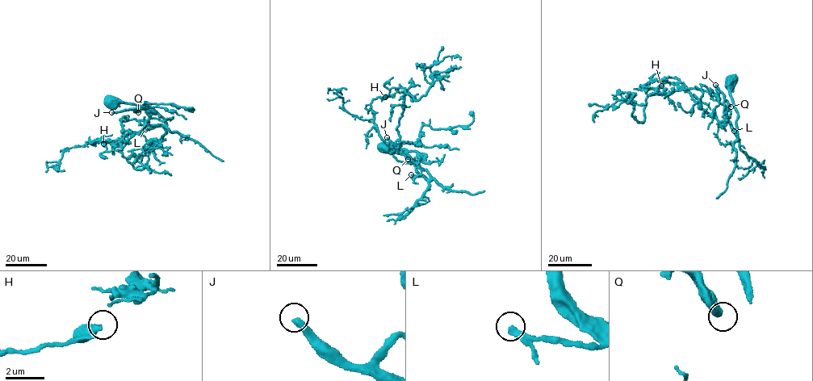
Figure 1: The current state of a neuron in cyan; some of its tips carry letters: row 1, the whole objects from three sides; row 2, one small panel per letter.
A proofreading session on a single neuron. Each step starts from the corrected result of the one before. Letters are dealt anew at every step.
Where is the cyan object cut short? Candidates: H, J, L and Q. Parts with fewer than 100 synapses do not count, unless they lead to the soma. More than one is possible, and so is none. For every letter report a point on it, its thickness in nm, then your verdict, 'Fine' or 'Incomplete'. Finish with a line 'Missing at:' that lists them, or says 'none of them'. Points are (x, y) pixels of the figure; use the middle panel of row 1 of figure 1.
H: Place: (385, 97). Thickness 550 nm. Fine
J: Place: (387, 137). Thickness 360 nm. Incomplete
L: Place: (411, 174). Thickness 280 nm. Fine
Q: Place: (408, 159). Thickness 400 nm. Fine
Missing at: J

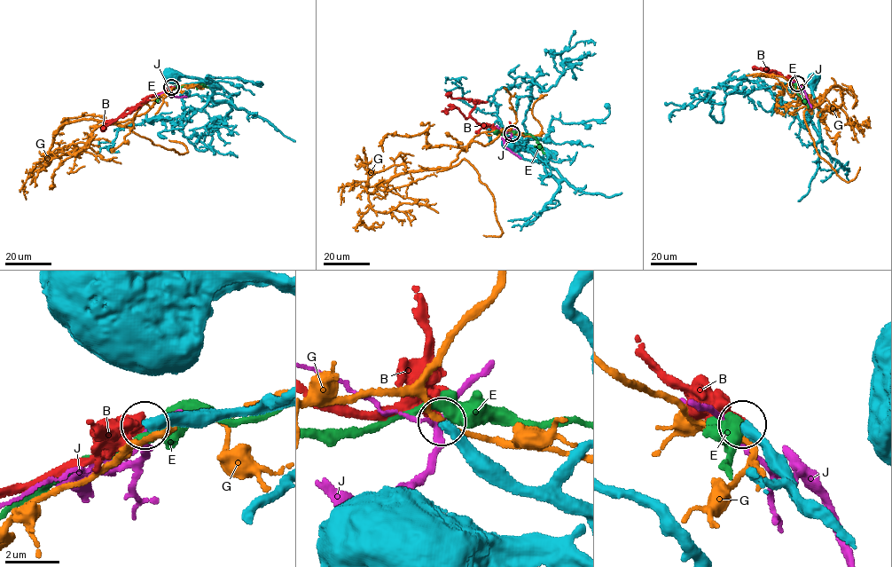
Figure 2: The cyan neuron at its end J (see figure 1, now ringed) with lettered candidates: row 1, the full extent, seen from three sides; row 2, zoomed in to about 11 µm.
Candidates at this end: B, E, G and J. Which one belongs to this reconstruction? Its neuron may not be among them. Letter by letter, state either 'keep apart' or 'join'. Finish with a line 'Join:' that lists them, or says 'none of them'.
B: join
E: keep apart
G: keep apart
J: keep apart
Join: B

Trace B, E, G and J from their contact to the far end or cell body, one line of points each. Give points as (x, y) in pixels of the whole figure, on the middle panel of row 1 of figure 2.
B: (512, 133), (477, 122), (470, 114), (473, 101), (454, 98), (445, 94)
E: (512, 132), (532, 135), (544, 153)
G: (512, 133), (480, 133), (449, 167), (395, 175), (367, 192), (372, 174), (404, 162), (399, 154), (413, 155)
J: (512, 132), (504, 144), (520, 158)

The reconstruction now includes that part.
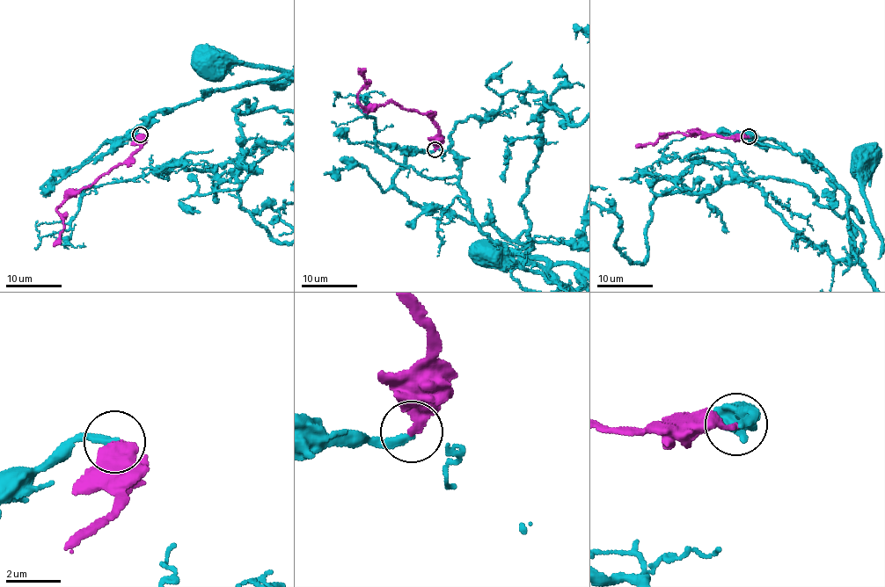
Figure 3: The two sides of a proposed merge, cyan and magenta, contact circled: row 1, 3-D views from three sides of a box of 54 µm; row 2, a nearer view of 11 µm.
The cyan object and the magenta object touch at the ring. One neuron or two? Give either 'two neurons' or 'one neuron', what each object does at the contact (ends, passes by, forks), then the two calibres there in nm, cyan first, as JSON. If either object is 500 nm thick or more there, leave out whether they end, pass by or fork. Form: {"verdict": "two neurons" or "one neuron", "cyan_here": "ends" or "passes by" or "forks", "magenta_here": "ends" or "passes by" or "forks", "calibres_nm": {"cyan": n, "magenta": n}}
{"verdict": "one neuron", "cyan_here": "ends", "magenta_here": "ends", "calibres_nm": {"cyan": 260, "magenta": 280}}

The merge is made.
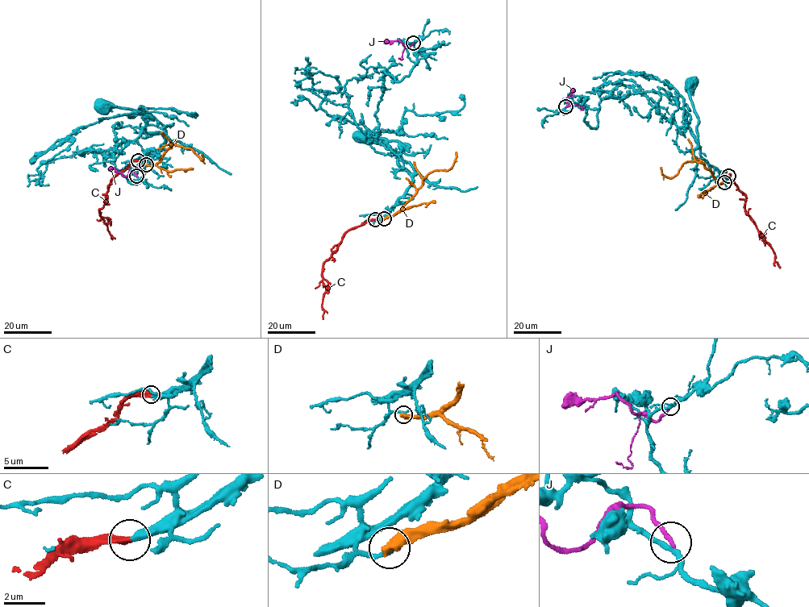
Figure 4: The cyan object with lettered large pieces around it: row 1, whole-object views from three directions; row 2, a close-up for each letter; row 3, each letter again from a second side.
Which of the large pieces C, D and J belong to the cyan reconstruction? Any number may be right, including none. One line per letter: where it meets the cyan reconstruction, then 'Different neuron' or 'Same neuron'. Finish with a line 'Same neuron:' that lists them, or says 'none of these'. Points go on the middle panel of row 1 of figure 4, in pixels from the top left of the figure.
C: Touches cyan at (375, 219). Same neuron
D: Touches cyan at (384, 218). Different neuron
J: Touches cyan at (413, 43). Different neuron
Same neuron: C

